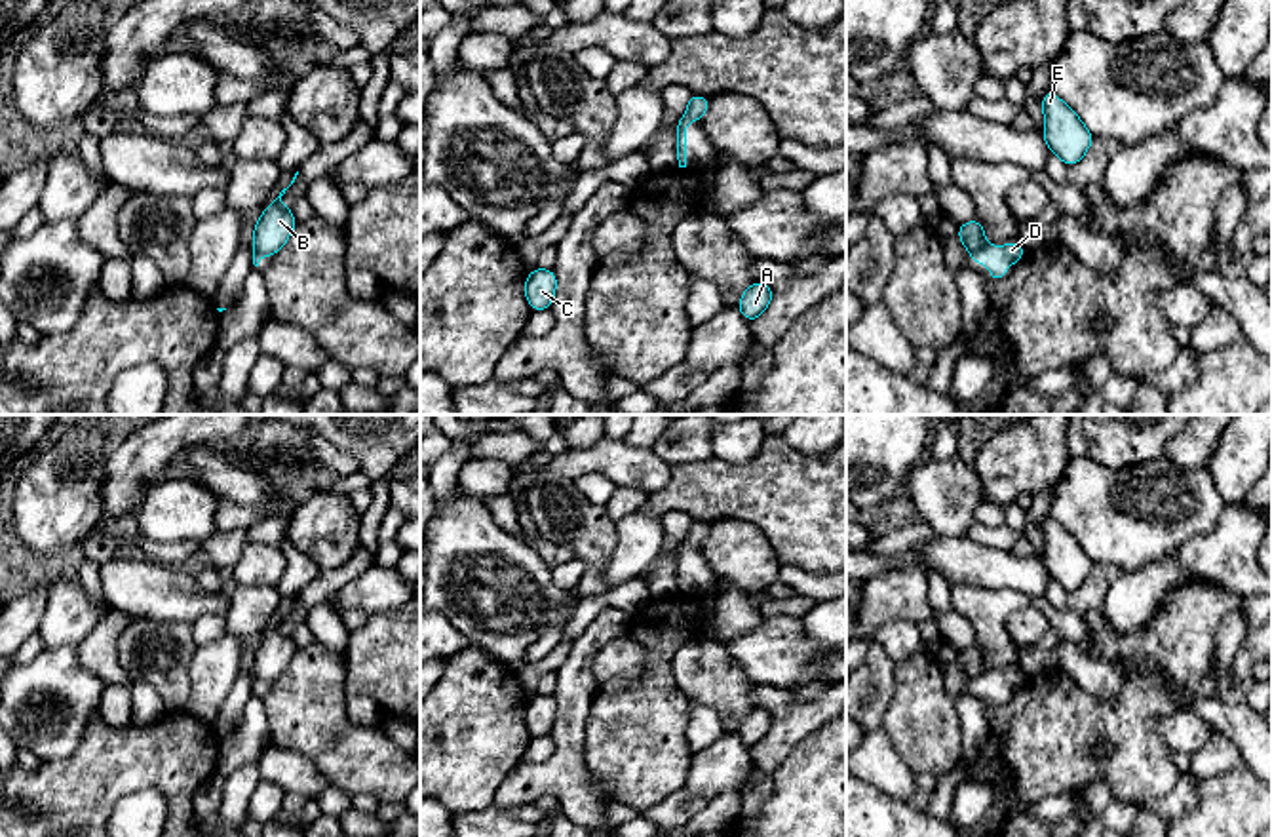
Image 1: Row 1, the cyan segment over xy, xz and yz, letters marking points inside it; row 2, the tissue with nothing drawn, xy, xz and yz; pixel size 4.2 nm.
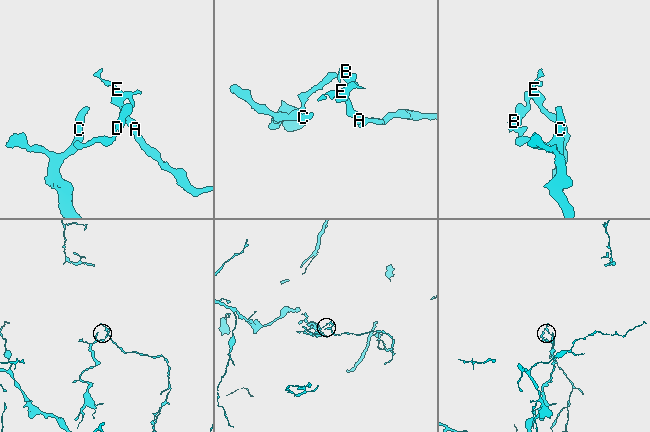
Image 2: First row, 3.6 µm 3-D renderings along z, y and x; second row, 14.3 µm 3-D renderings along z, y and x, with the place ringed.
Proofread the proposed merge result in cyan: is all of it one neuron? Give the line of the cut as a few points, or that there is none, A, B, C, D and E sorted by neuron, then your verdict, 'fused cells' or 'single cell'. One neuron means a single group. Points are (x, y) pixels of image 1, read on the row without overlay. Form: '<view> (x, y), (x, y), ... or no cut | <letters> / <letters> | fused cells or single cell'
yz (985, 672), (972, 681) | A B E / C D | fused cells

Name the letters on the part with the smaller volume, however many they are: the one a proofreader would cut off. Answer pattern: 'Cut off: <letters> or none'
Cut off: C, D

